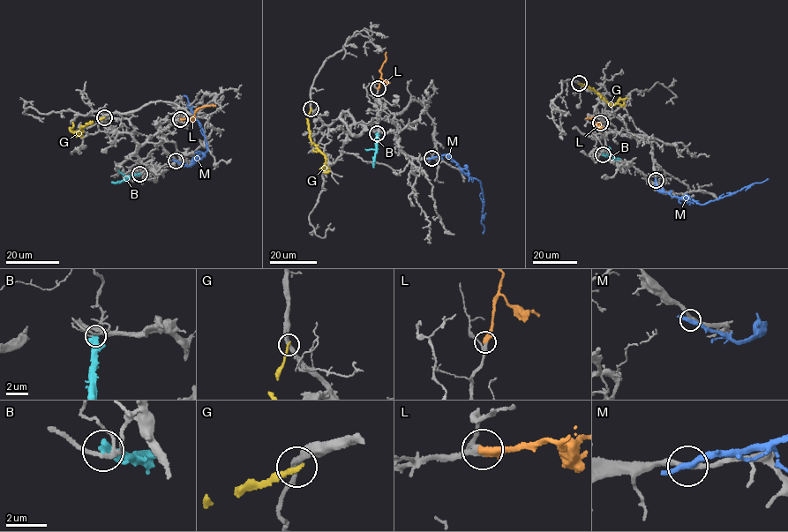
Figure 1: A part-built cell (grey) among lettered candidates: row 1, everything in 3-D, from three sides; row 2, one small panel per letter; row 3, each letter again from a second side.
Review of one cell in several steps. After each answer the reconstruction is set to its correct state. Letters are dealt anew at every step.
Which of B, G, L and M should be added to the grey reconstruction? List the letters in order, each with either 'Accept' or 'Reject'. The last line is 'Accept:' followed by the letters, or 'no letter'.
B: Reject
G: Reject
L: Accept
M: Reject
Accept: L

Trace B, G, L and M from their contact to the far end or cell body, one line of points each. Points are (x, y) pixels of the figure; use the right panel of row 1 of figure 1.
B: (603, 154), (620, 159)
G: (579, 84), (592, 88), (612, 105), (619, 99), (628, 97)
L: (600, 123), (595, 123), (592, 117), (586, 118)
M: (656, 180), (658, 191), (702, 205), (769, 179)

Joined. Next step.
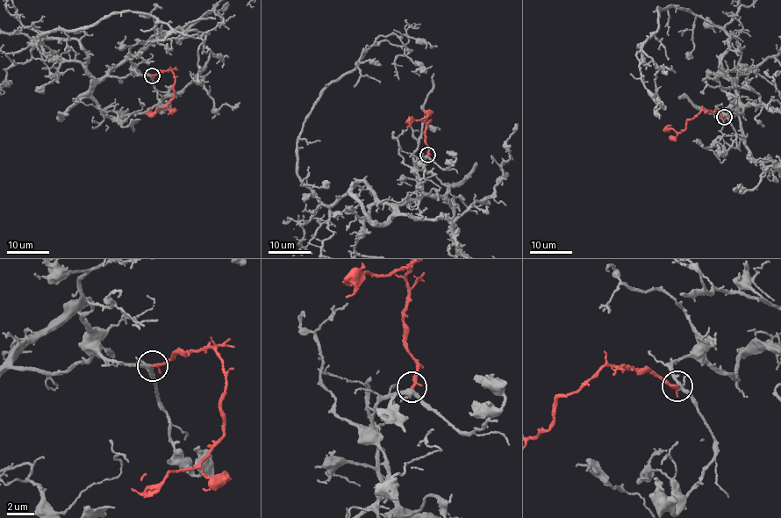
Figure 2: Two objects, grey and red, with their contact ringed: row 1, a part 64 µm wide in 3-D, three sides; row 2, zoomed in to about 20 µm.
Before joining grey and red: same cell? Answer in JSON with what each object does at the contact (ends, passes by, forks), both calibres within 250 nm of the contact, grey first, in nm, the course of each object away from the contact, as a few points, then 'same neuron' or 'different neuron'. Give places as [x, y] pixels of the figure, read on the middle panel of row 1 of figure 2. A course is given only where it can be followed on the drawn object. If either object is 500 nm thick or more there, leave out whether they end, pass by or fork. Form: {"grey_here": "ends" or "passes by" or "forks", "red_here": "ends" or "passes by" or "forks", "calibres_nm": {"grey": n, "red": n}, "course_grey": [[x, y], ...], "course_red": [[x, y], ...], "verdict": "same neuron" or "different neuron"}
{"grey_here": "forks", "red_here": "ends", "calibres_nm": {"grey": 240, "red": 240}, "course_grey": [[427, 154], [397, 205], [361, 182], [326, 205], [297, 169], [311, 108], [374, 44], [404, 45], [419, 75]], "course_red": [[427, 154], [426, 113], [429, 116], [408, 123]], "verdict": "same neuron"}

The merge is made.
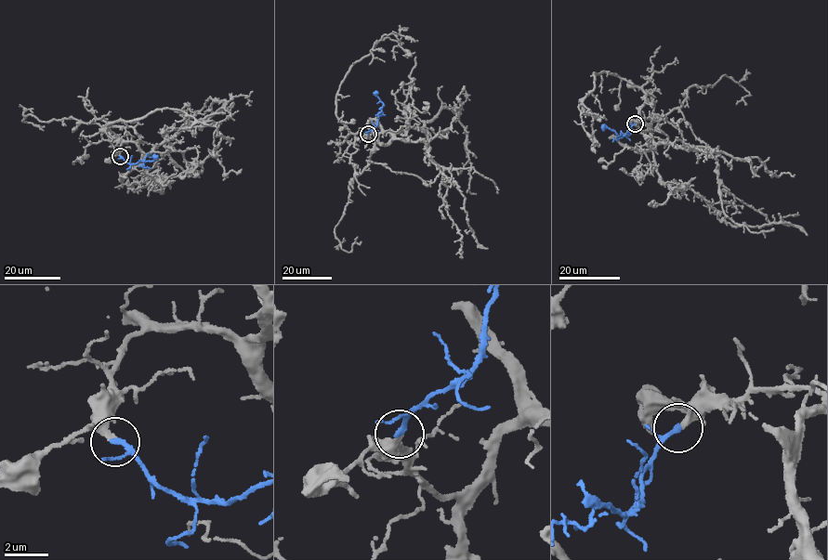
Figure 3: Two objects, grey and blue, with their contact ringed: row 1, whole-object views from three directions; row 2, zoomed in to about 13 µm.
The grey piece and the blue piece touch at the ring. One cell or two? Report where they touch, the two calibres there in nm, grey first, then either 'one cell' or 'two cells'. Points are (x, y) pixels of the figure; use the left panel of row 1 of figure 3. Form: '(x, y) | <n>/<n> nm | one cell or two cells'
(120, 156) | 340/180 nm | one cell

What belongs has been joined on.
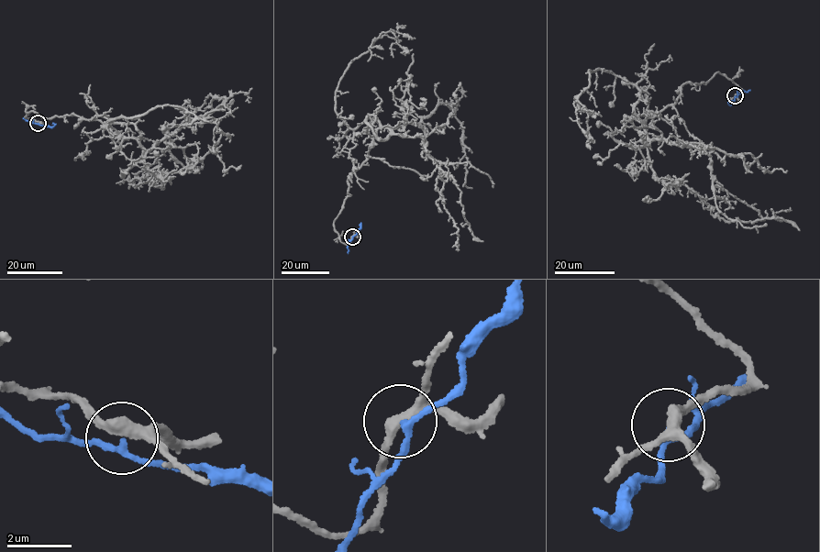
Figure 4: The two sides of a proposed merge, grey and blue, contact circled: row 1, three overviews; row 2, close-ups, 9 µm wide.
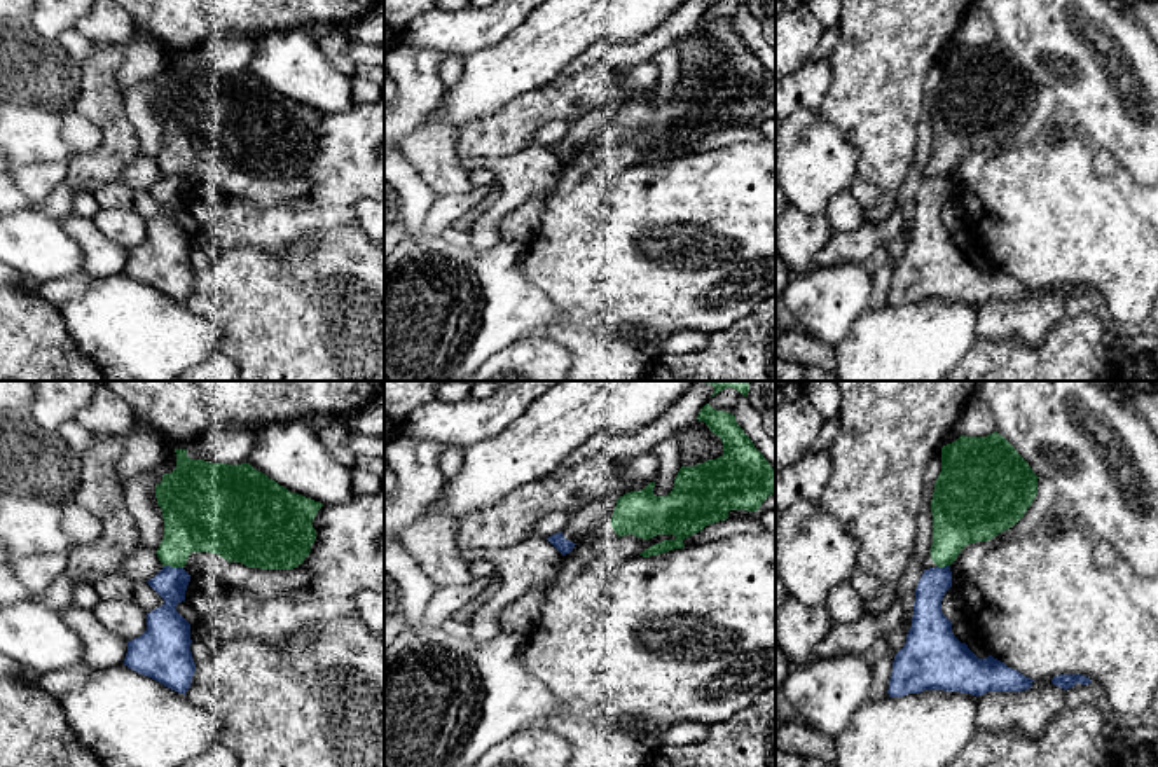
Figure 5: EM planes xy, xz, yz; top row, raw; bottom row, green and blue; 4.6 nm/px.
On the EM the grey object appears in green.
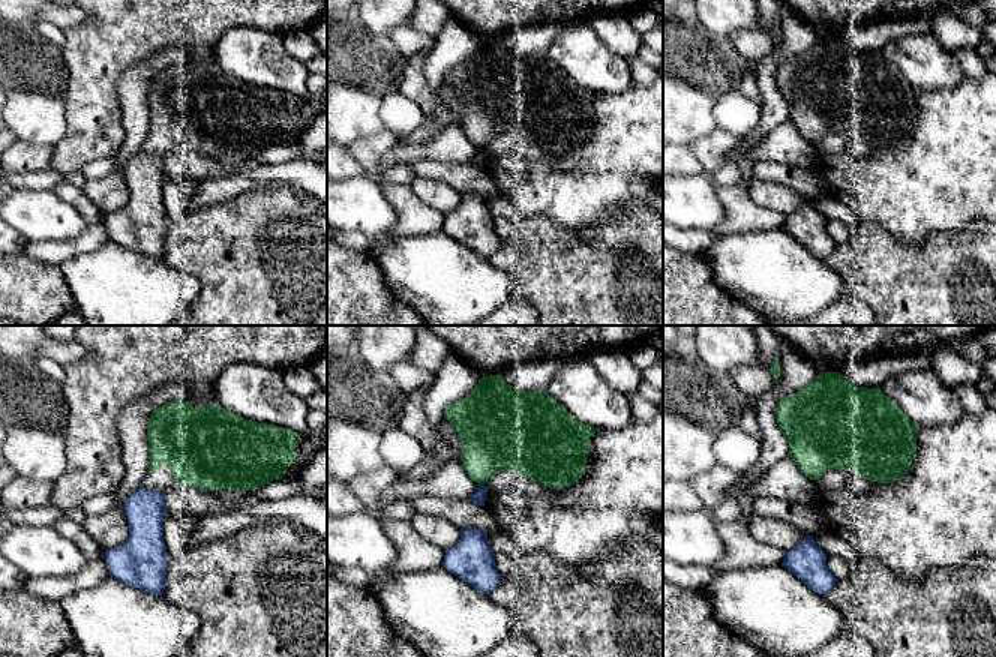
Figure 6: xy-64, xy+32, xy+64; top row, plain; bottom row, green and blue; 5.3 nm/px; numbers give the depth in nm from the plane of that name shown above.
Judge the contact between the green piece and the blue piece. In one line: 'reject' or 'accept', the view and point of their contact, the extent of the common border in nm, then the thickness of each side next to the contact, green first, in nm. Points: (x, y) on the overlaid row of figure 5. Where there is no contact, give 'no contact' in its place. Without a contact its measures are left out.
reject | xy (173, 566) | 90 nm | 300/150 nm

